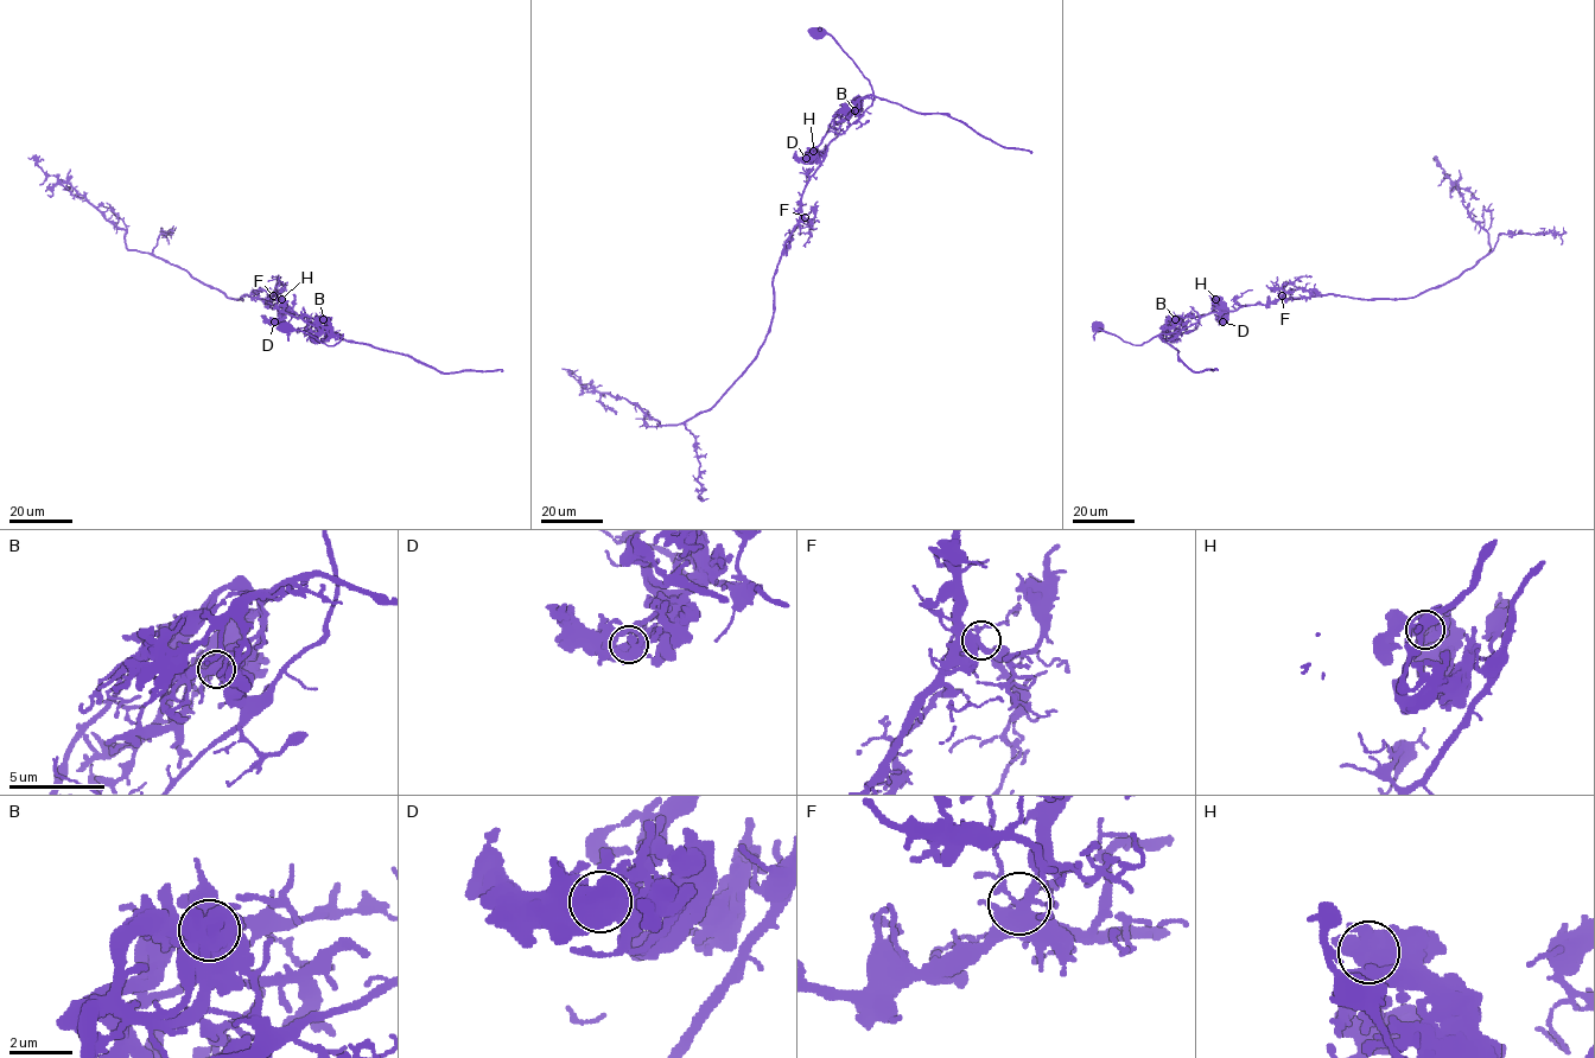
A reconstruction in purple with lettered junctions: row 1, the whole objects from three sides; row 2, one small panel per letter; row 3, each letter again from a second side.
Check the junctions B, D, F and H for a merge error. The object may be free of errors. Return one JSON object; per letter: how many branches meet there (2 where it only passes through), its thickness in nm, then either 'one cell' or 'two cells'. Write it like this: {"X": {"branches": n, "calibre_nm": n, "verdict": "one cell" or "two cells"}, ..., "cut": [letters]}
{"B": {"branches": 4, "calibre_nm": 600, "verdict": "two cells"}, "D": {"branches": 4, "calibre_nm": 550, "verdict": "one cell"}, "F": {"branches": 4, "calibre_nm": 360, "verdict": "one cell"}, "H": {"branches": 3, "calibre_nm": 600, "verdict": "one cell"}, "cut": ["B"]}

